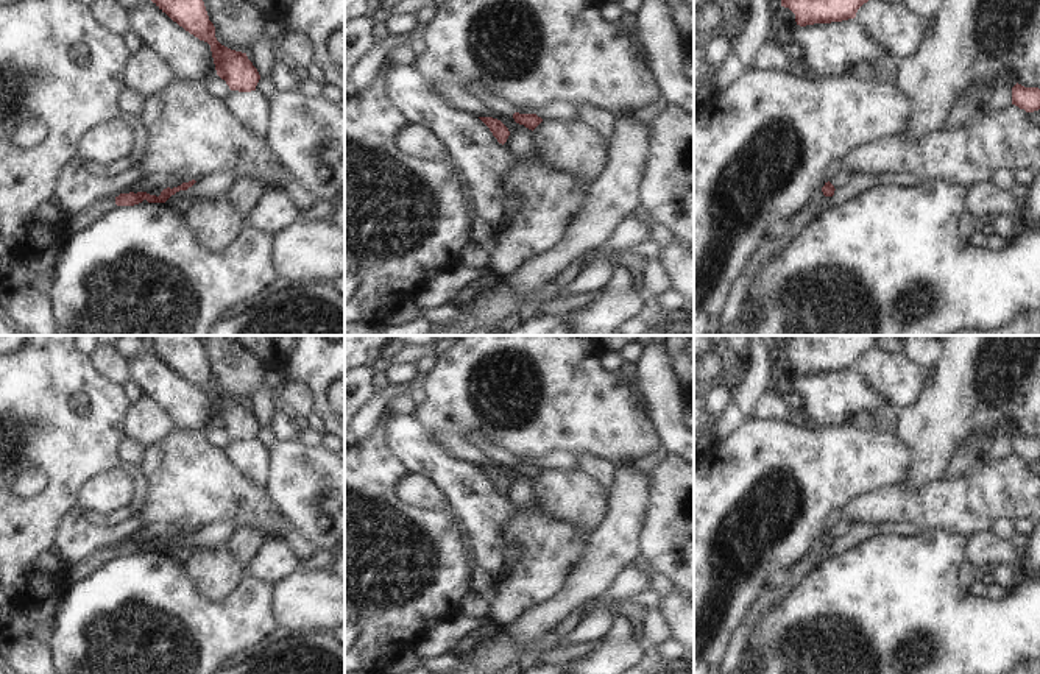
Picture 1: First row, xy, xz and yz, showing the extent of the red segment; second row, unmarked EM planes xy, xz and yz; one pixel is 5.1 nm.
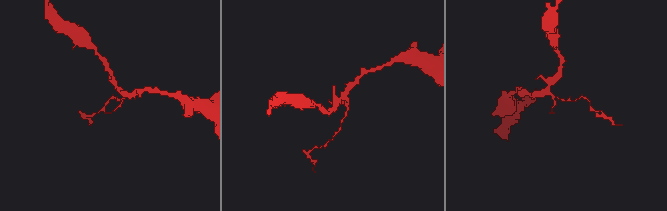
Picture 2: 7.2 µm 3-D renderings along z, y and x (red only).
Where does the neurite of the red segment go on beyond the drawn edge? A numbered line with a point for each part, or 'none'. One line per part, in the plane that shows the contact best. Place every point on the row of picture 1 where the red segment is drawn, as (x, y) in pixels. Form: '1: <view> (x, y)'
none

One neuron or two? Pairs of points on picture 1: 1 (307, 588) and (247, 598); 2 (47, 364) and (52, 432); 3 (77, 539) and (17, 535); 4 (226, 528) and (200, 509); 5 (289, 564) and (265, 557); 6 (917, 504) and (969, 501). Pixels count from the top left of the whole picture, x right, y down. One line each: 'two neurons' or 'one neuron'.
1: two neurons
2: one neuron
3: two neurons
4: two neurons
5: one neuron
6: one neuron

